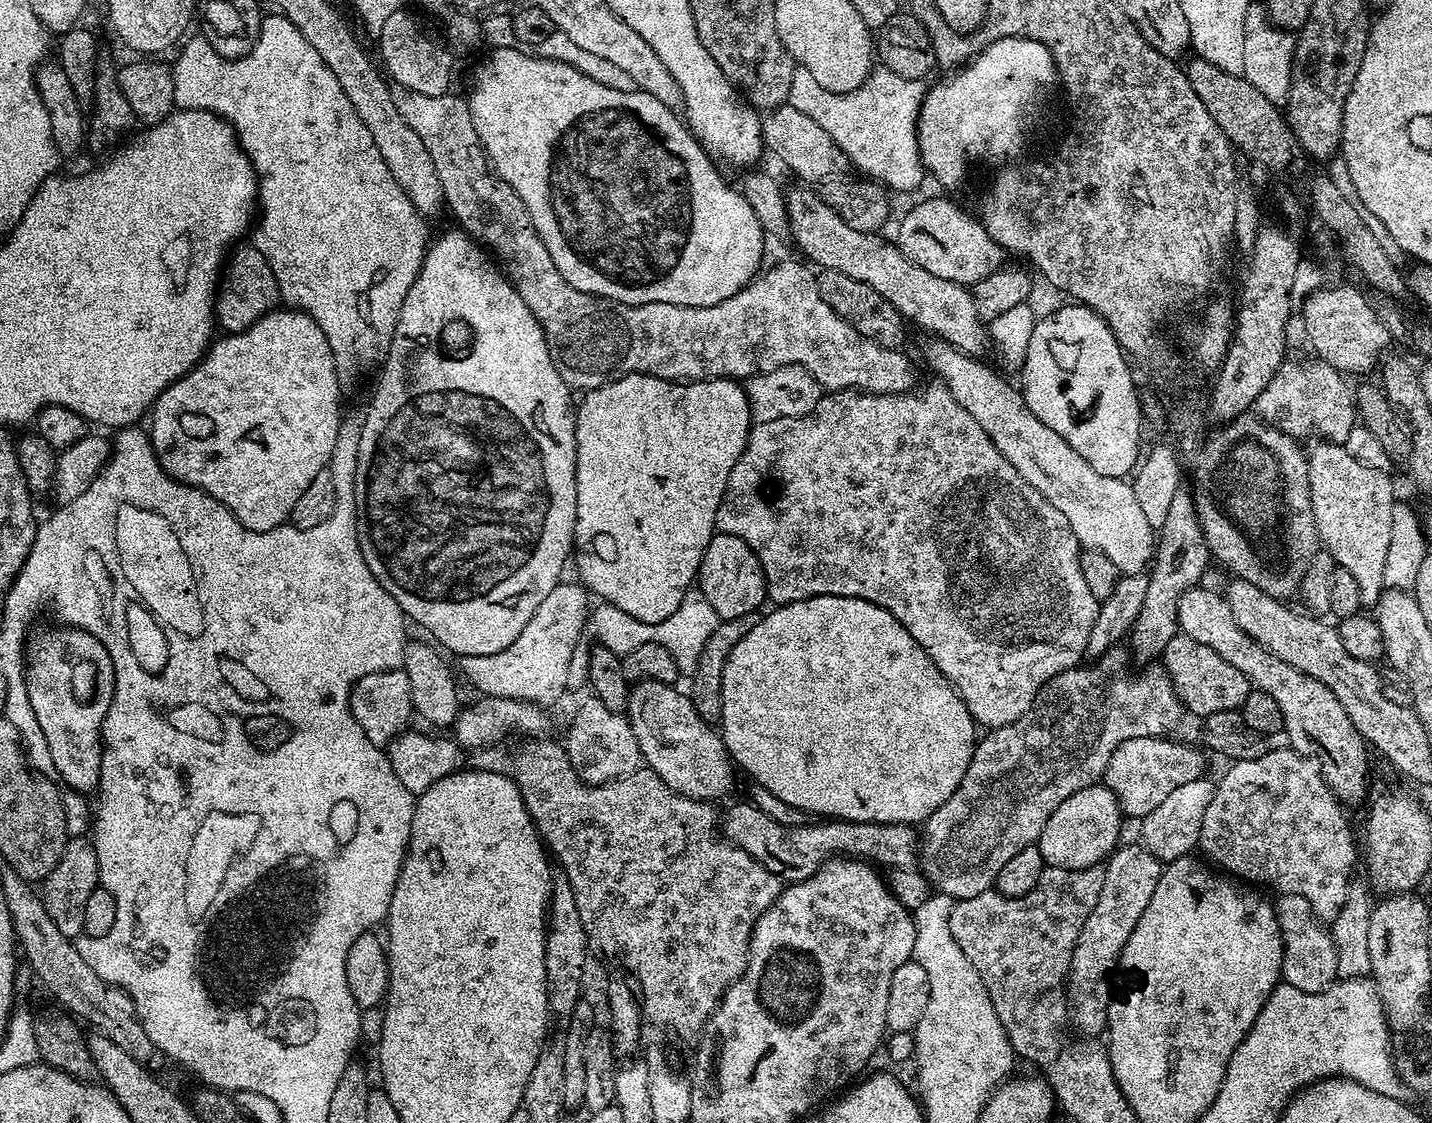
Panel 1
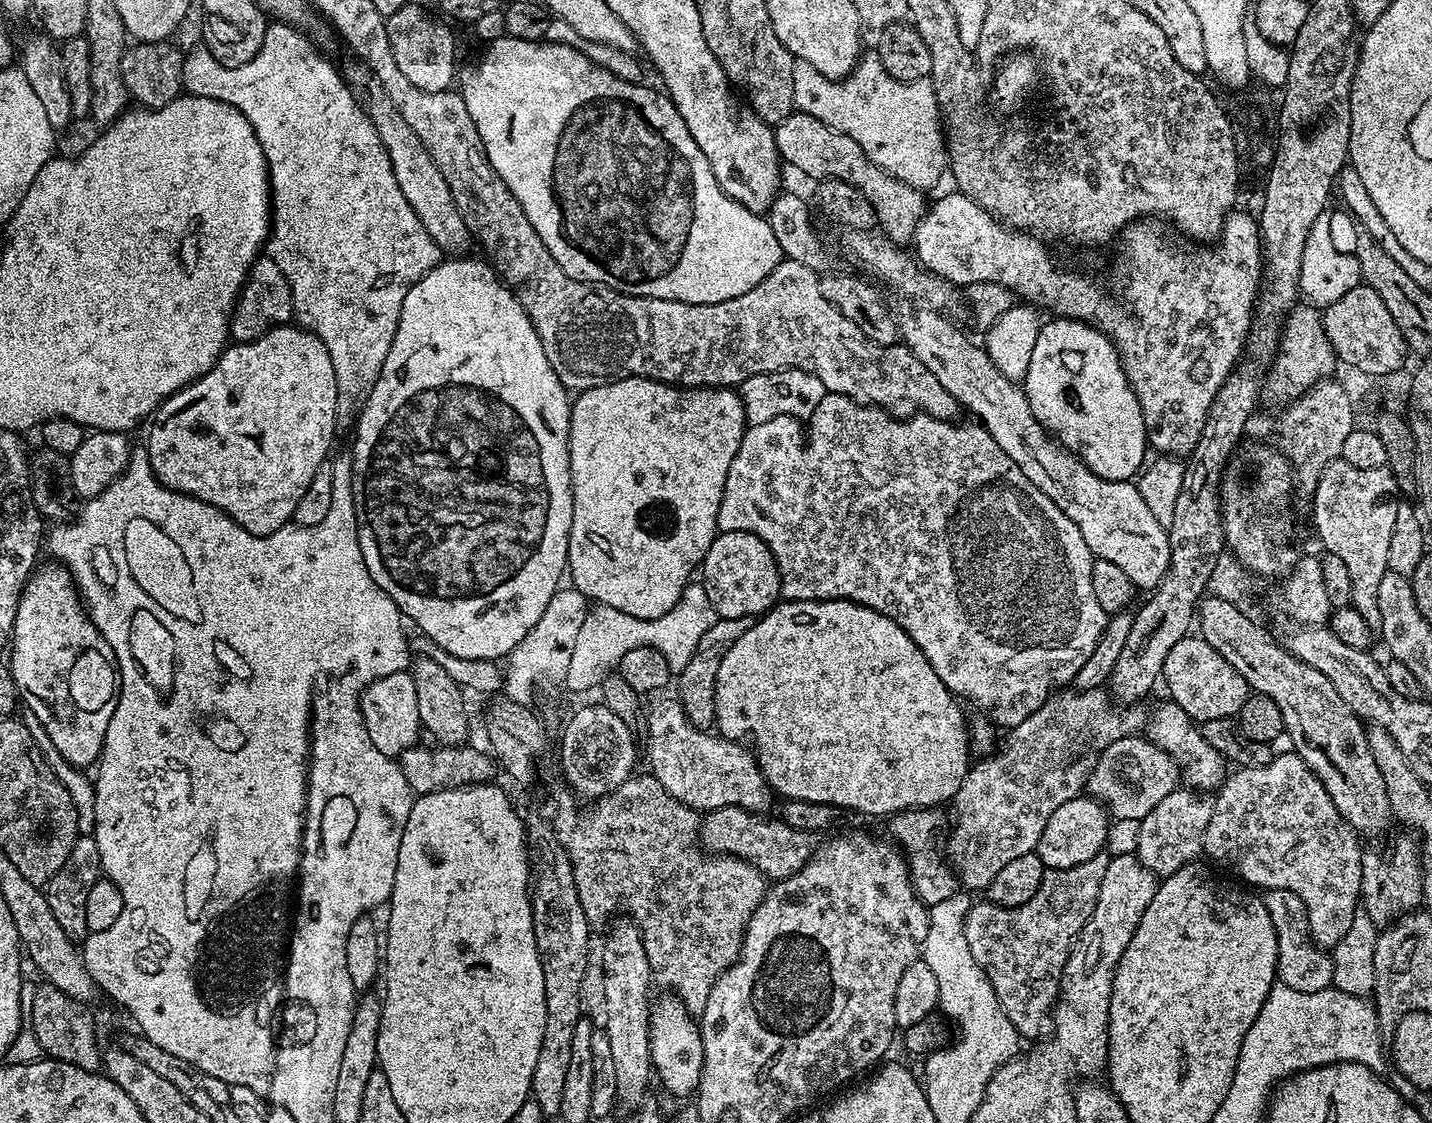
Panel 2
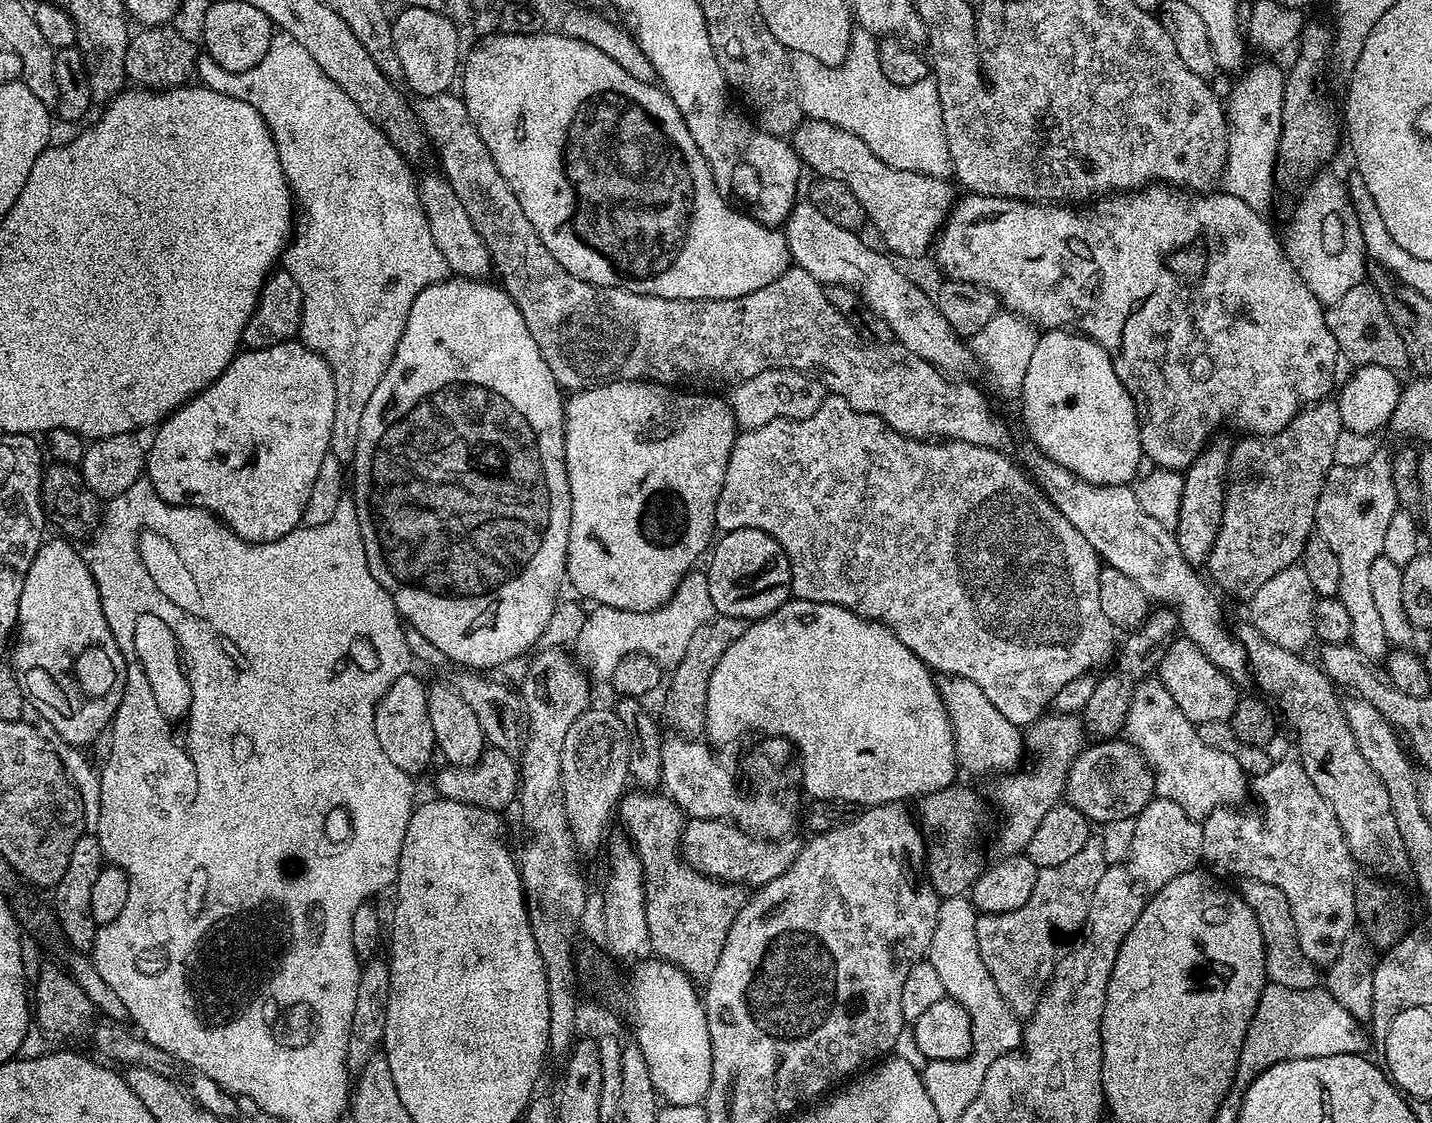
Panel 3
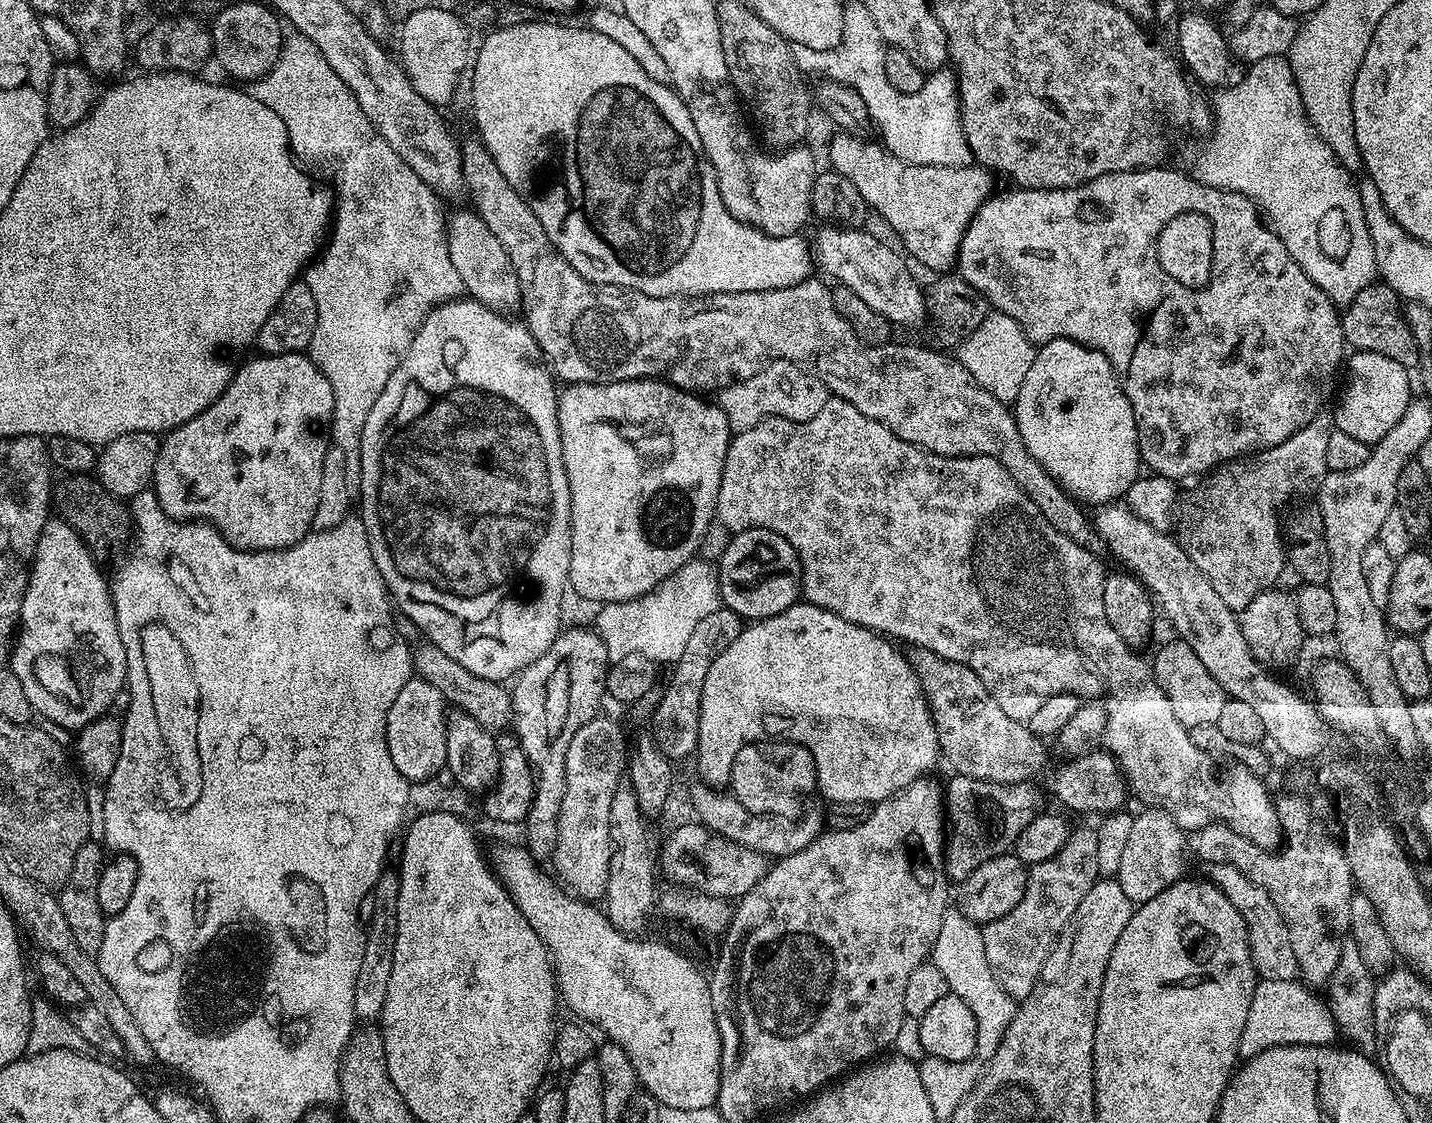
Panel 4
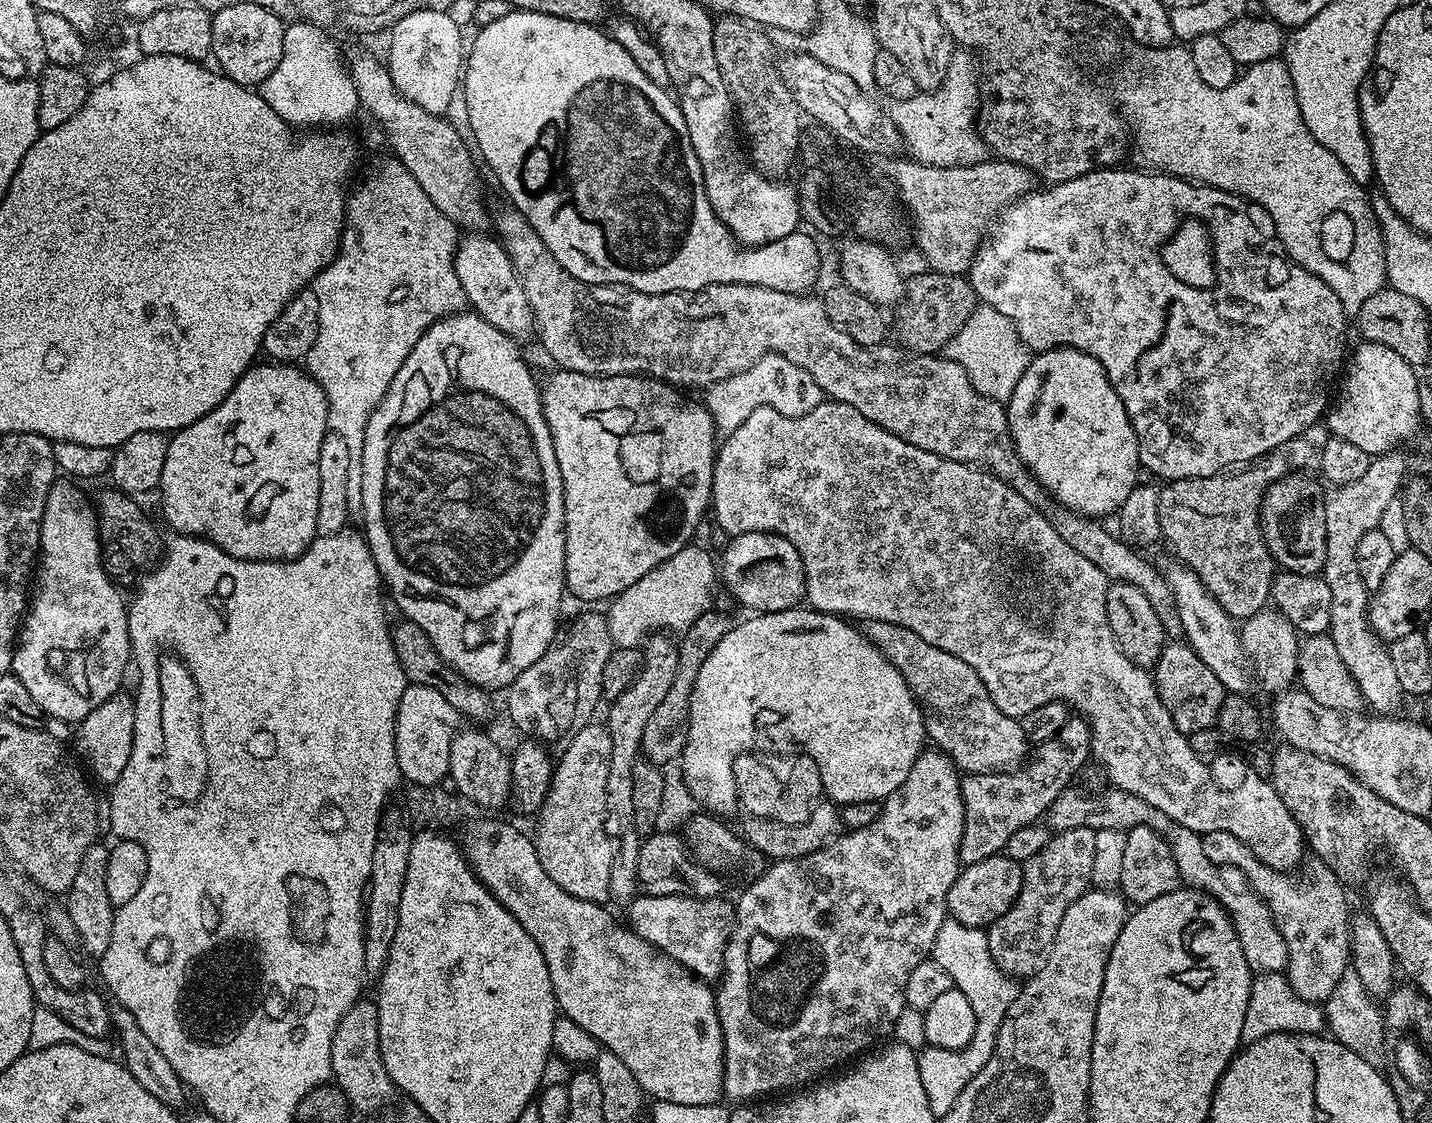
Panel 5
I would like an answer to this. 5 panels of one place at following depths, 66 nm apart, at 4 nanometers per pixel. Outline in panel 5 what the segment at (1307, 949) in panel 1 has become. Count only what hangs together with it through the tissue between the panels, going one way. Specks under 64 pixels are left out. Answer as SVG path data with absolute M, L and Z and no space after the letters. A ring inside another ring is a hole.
M1115 786L1109 787L1108 796L1095 796L1092 792L1063 792L1046 813L1046 824L1049 829L1060 834L1068 834L1073 830L1095 830L1097 828L1123 828L1134 826L1150 826L1159 832L1172 848L1172 857L1178 866L1181 881L1187 887L1196 888L1199 892L1216 899L1217 904L1228 914L1234 930L1238 934L1238 942L1242 946L1242 954L1246 954L1246 962L1253 973L1284 972L1288 967L1288 951L1286 942L1266 906L1266 902L1250 886L1246 874L1229 864L1215 864L1206 858L1202 847L1202 835L1181 824L1175 824L1166 814L1162 814L1150 806L1142 798L1129 792L1123 792Z

